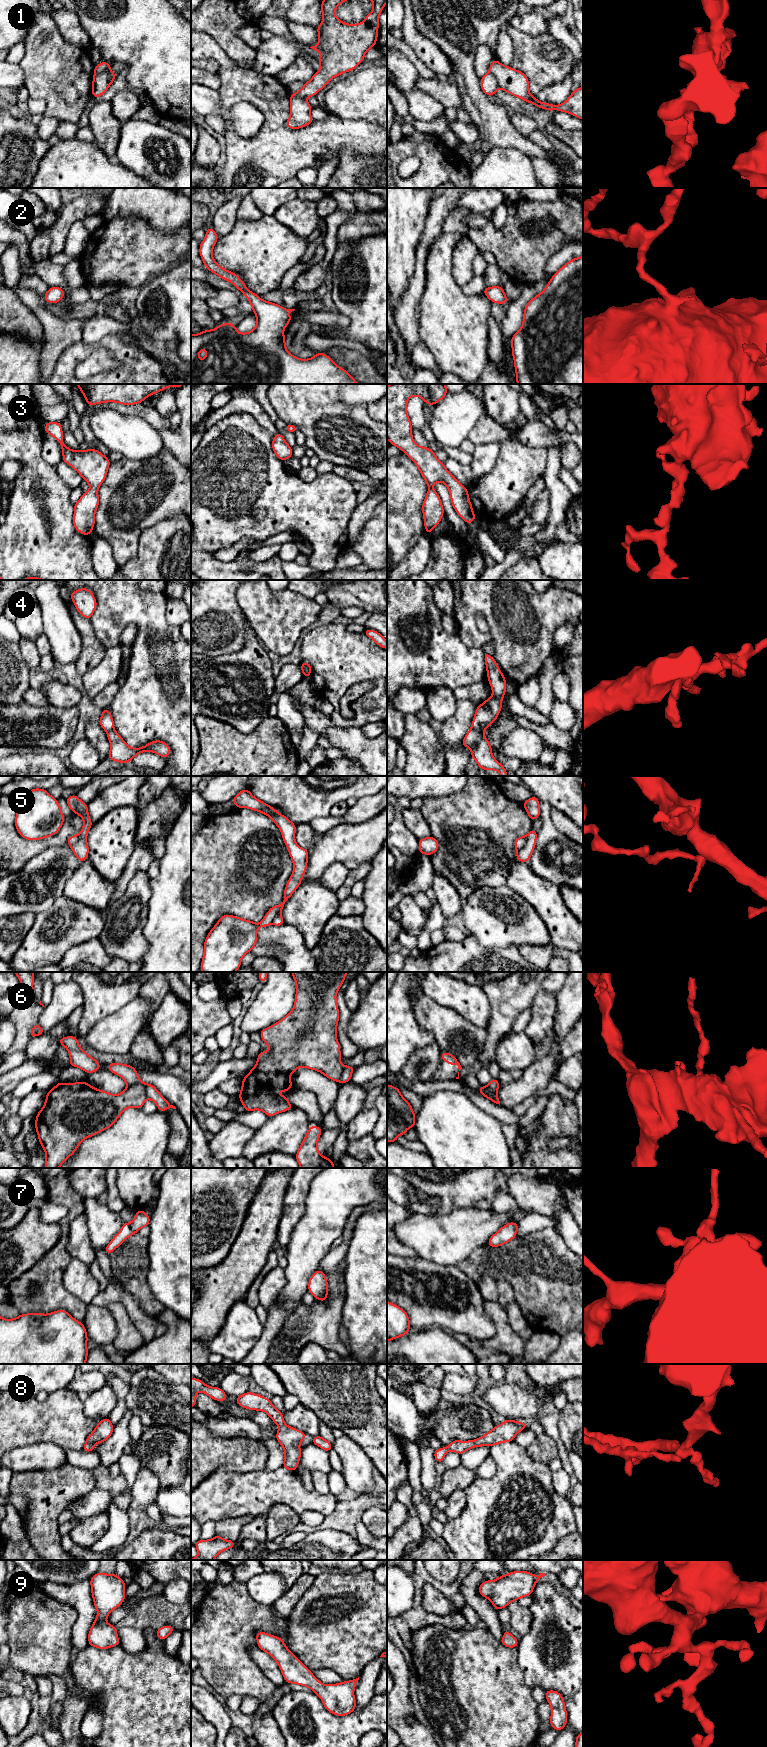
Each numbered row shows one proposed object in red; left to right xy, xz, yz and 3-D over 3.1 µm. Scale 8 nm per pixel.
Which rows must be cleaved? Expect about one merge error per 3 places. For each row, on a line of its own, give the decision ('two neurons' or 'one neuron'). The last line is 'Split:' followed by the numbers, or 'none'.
1: two neurons
2: one neuron
3: one neuron
4: two neurons
5: one neuron
6: two neurons
7: one neuron
8: one neuron
9: one neuron
Split: 1, 4, 6

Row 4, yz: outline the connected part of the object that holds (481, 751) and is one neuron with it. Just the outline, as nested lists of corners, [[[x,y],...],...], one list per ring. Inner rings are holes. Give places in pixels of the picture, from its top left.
[[[470,729],[461,742],[461,745],[471,749],[471,756],[479,768],[486,771],[496,770],[501,776],[507,776],[507,770],[492,755],[492,747],[483,732]]]

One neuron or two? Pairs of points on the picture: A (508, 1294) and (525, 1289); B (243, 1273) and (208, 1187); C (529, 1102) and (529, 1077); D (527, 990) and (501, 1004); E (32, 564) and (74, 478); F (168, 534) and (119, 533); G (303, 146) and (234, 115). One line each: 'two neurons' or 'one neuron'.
A: two neurons
B: two neurons
C: two neurons
D: one neuron
E: two neurons
F: two neurons
G: two neurons

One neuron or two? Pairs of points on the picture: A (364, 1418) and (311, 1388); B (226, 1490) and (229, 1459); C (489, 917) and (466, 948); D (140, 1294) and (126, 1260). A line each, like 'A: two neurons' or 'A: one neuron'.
A: one neuron
B: two neurons
C: two neurons
D: one neuron

